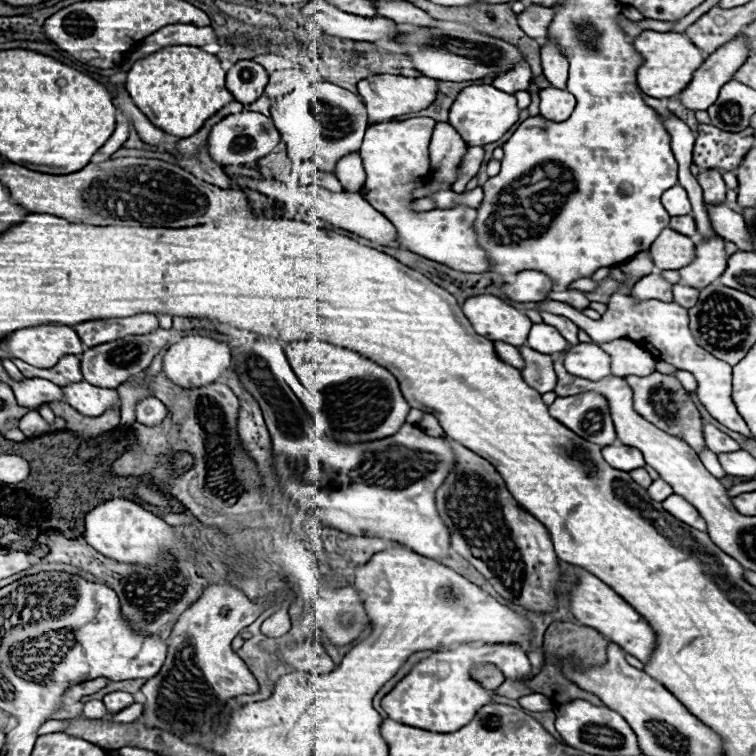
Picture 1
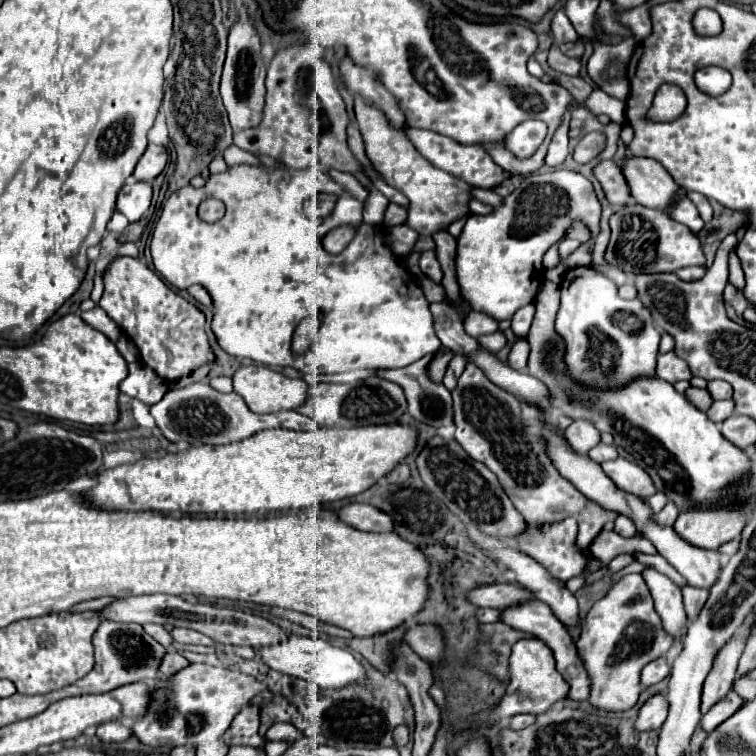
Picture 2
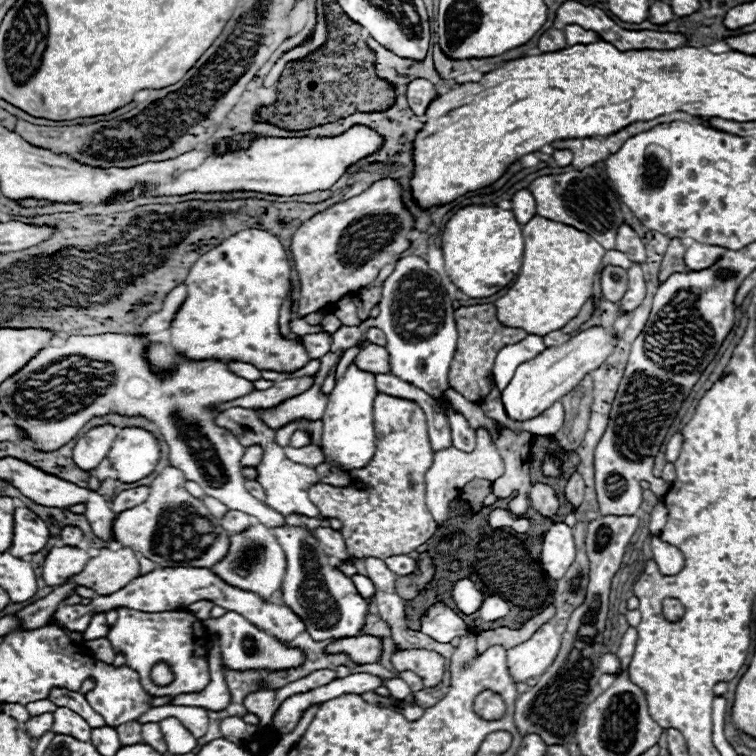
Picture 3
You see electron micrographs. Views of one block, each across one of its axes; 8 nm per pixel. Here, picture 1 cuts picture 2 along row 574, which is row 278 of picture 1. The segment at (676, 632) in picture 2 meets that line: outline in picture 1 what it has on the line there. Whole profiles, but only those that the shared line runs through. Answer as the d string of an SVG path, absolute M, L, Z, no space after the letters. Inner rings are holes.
M652 272L652 274L648 274L648 276L644 276L636 286L634 286L634 292L632 292L632 296L636 298L636 300L650 300L650 298L654 298L654 300L662 300L662 302L672 302L672 282L668 282L668 280L664 280L662 278L662 274L658 274L658 272Z

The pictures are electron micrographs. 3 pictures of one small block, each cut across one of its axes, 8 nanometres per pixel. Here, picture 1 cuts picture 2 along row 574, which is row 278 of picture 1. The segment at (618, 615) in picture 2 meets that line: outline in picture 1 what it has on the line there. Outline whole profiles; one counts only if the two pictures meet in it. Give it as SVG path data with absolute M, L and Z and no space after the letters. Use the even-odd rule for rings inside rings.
M646 252L636 254L634 258L630 258L628 262L620 264L620 270L624 272L626 280L622 280L620 288L610 296L608 302L608 310L602 314L600 320L593 320L585 316L580 311L572 307L564 307L562 302L554 302L554 300L546 300L540 304L538 310L546 310L552 314L560 314L574 322L578 328L582 328L584 332L588 332L588 336L592 338L592 342L600 344L600 342L610 342L616 338L630 338L638 344L642 344L644 350L648 350L654 358L668 362L672 366L676 366L678 370L688 370L696 376L698 380L698 398L700 402L706 406L706 410L726 428L740 432L744 436L752 436L746 422L742 420L742 416L738 414L734 402L732 402L732 366L712 358L712 354L708 354L706 350L702 350L690 328L688 328L688 308L678 306L676 302L660 302L660 300L640 300L636 302L630 294L634 284L644 278L644 274L650 274L654 270L654 262Z

